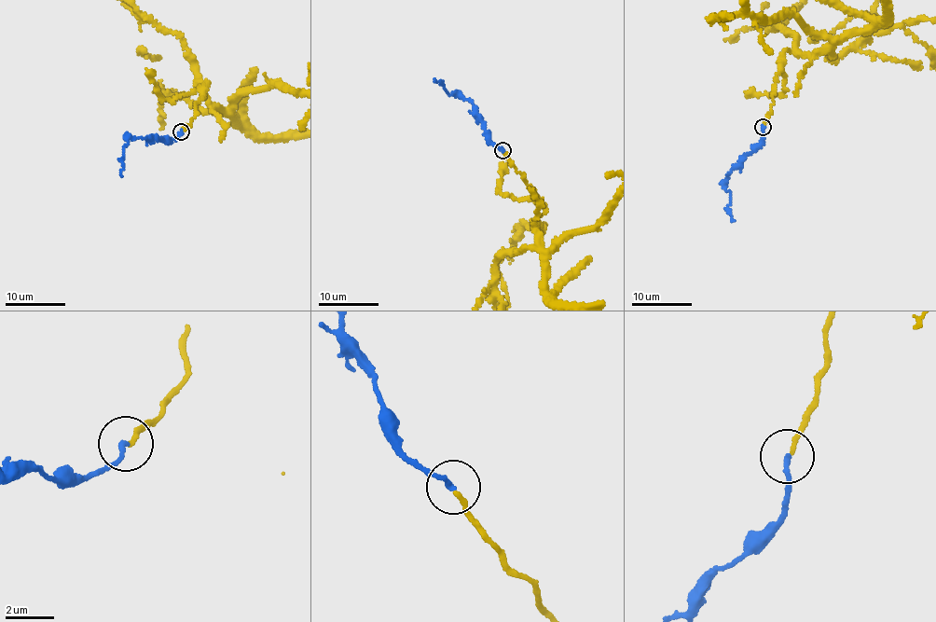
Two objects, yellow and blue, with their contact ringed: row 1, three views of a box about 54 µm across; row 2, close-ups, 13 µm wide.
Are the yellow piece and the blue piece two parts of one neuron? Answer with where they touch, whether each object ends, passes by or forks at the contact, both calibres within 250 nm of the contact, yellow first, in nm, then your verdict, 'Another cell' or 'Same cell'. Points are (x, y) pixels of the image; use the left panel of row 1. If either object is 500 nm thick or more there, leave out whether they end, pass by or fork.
Place: (181, 131). At the ring yellow ends. At the ring blue ends. Thickness 190 nm (yellow) against 200 nm. Same cell

